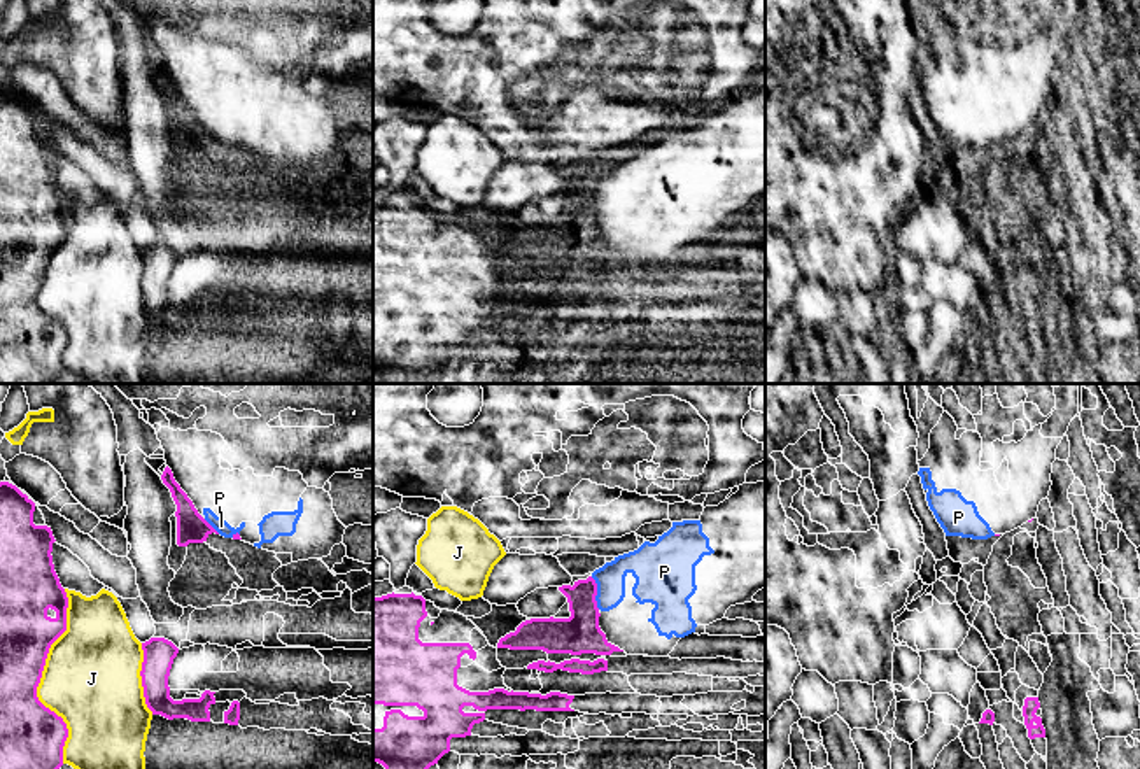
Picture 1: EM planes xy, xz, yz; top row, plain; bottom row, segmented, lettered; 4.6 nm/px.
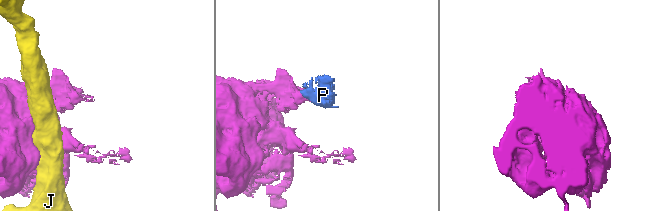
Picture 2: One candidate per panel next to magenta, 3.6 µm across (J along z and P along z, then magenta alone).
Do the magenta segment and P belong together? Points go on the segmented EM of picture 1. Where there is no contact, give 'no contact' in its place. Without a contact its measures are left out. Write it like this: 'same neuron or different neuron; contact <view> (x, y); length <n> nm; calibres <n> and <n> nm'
different neuron; contact xz (596, 592); length 160 nm; calibres 180 and 140 nm

